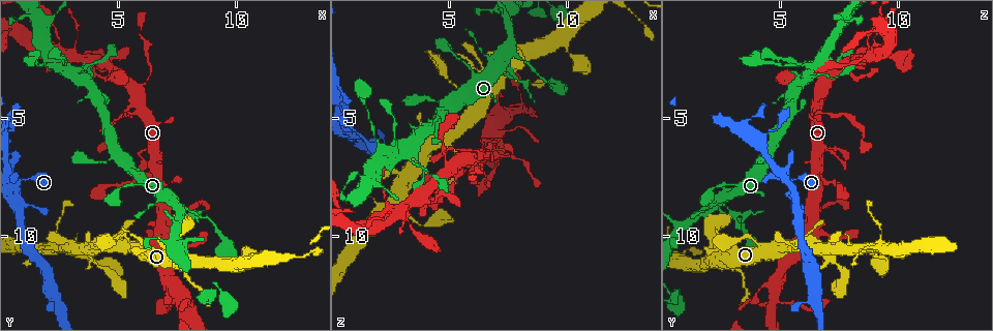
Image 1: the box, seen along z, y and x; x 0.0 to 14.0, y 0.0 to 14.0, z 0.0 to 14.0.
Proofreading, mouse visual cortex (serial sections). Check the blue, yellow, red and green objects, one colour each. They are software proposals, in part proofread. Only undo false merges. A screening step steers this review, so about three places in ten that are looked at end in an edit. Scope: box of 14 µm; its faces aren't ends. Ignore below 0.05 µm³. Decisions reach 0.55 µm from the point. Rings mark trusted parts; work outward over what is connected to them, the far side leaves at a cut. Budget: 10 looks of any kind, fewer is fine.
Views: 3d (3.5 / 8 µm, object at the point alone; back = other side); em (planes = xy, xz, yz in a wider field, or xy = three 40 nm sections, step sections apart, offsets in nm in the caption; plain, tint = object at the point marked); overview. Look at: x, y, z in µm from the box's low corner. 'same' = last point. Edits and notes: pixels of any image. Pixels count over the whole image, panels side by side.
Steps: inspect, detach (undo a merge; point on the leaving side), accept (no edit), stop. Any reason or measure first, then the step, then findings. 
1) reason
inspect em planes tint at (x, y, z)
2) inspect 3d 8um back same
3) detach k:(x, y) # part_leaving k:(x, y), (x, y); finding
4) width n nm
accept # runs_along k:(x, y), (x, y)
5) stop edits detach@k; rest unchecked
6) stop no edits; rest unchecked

sharp bend
inspect 3d 3.5um at (7.0, 8.9, 6.4)

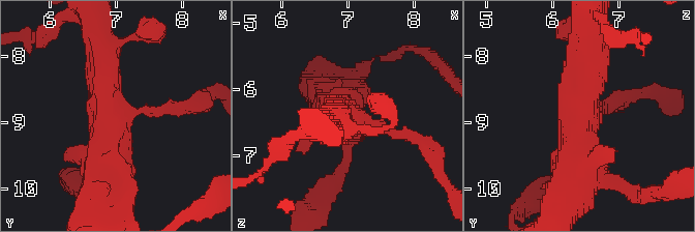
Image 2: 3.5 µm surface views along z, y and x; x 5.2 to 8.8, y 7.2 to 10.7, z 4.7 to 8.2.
inspect em planes tint at (7.15, 8.85, 6.45)

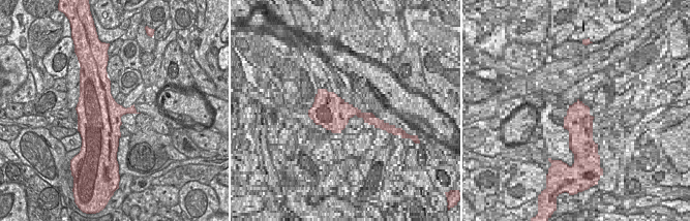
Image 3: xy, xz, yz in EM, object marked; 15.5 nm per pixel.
arm_widths 150, 500, 600 nm
accept # runs_along 2:(591, 46), (577, 182); continuous, no second cell

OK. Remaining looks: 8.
sharp bend
inspect 3d 3.5um at (4.5, 2.6, 7.7)

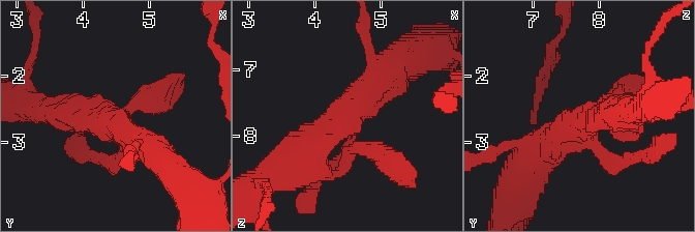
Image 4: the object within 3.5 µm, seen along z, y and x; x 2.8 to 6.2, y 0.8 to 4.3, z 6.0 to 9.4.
inspect em xy step 2 tint at (4.45, 2.70, 7.70)

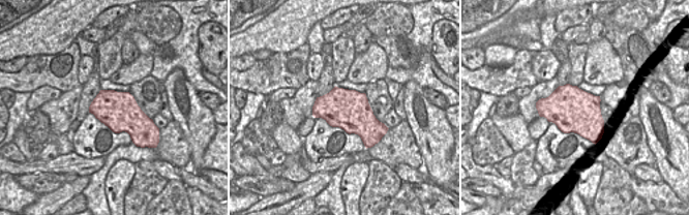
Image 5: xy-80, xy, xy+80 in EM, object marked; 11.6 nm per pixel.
inspect em xy step 3 tint same

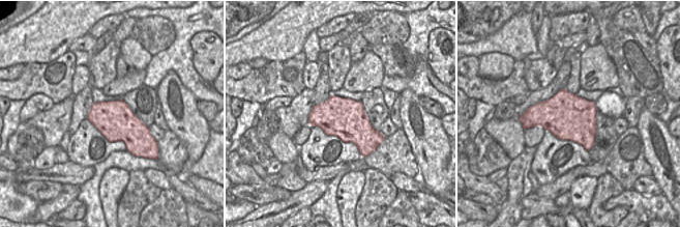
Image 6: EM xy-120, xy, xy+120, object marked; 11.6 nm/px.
width 480 nm
accept # runs_along 4:(388, 74), (289, 164); continuous, no second cell

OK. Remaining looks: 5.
looks like a crossing
inspect 3d 3.5um back at (2.7, 2.4, 9.1)

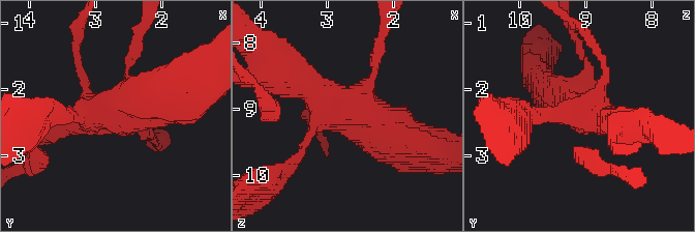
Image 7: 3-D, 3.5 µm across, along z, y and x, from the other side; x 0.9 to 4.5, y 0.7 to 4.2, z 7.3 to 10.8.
accept # runs_along 7:(279, 65), (394, 134); one cell here

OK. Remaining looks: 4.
sudden change in width
inspect 3d 3.5um back at (8.0, 13.0, 4.5)

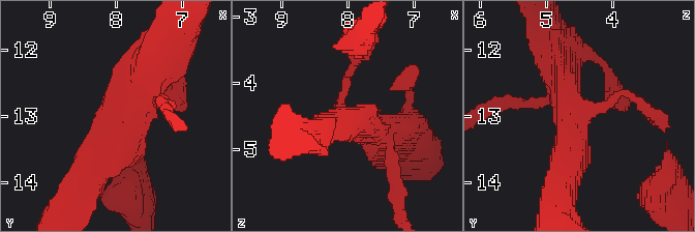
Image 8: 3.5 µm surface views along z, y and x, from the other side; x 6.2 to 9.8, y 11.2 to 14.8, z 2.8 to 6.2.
need the tissue
inspect em planes tint at (8.05, 12.90, 4.55)

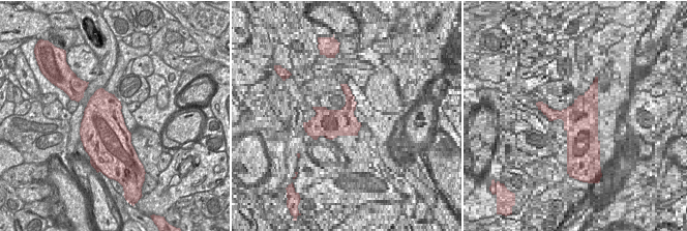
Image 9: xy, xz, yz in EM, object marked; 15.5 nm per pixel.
another direction
inspect em xy step 2 tint same

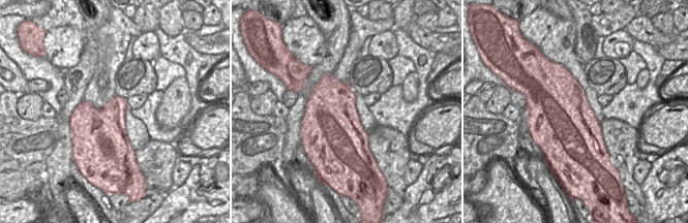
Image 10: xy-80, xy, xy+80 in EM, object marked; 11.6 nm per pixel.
accept # runs_along 8:(554, 63), (571, 108), (634, 98); continuous, no second cell

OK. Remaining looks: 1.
stop no edits; rest unchecked

